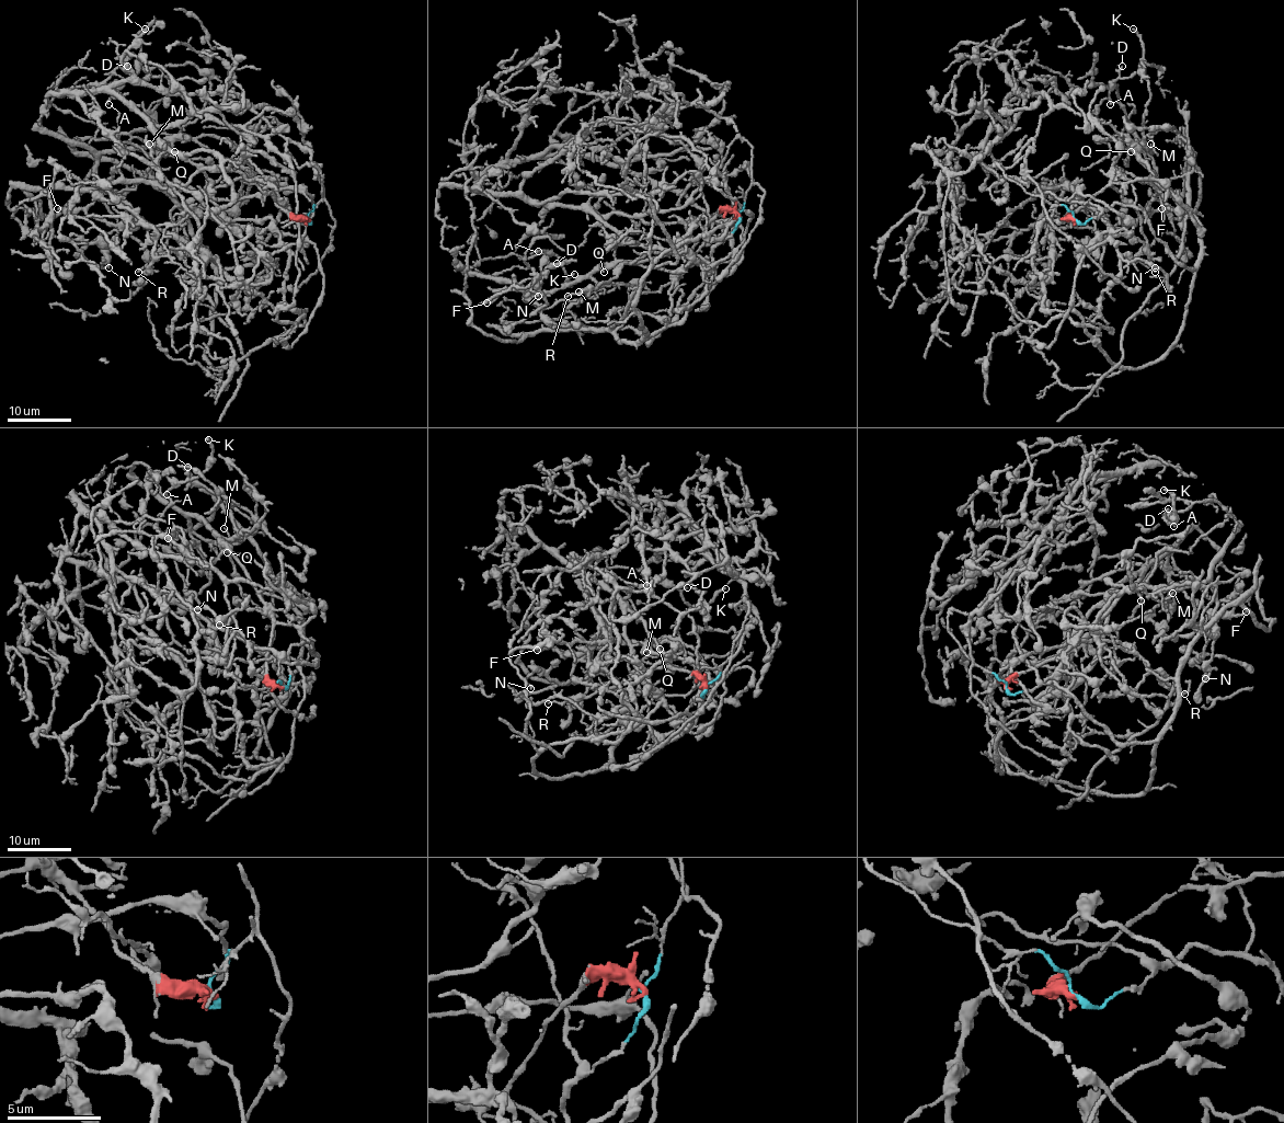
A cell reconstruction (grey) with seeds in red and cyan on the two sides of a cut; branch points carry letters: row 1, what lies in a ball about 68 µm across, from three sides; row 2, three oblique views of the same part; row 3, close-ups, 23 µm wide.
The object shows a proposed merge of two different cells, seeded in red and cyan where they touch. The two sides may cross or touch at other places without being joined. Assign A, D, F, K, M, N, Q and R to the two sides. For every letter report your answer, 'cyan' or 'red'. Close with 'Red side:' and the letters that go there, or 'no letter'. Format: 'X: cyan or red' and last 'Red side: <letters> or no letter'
A: red
D: red
F: red
K: red
M: red
N: red
Q: red
R: red
Red side: A, D, F, K, M, N, Q, R

